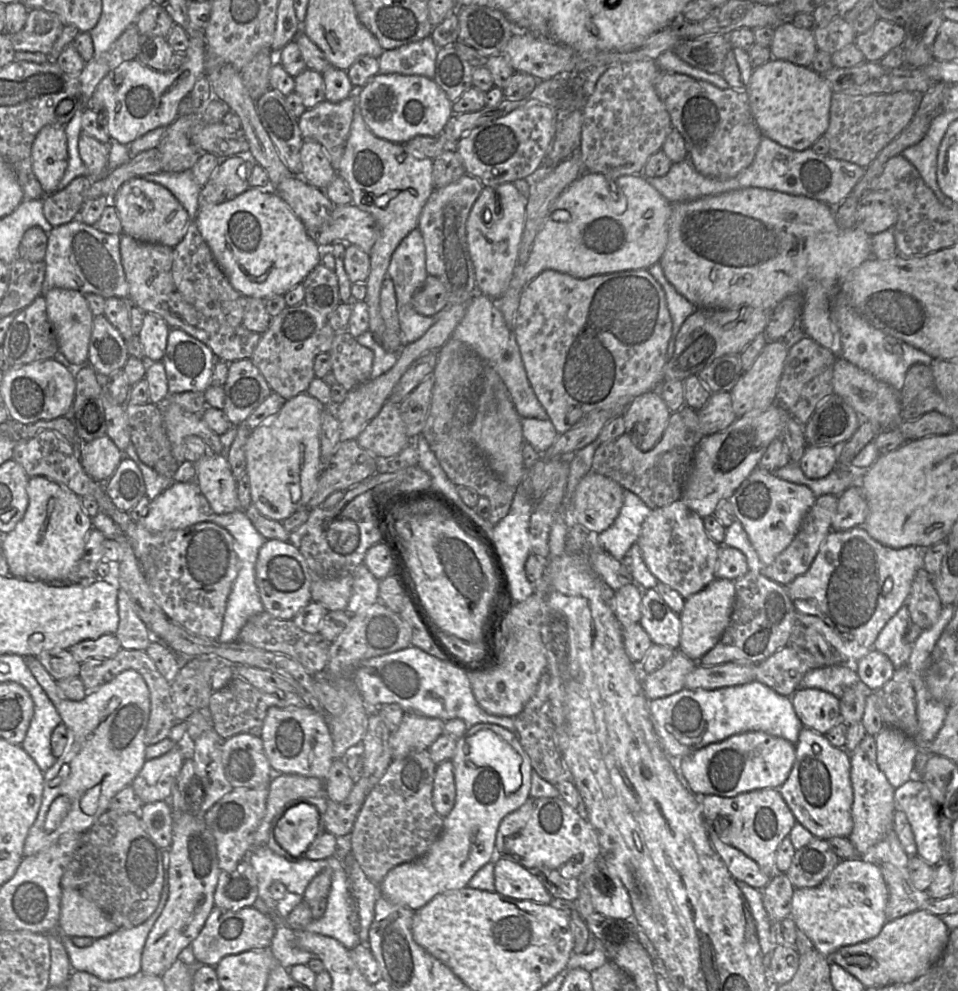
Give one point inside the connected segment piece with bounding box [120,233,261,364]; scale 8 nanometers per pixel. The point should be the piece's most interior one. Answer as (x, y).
(148, 266)

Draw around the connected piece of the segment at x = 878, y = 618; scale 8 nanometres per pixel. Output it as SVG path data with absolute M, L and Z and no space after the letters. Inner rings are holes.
M862 527L846 531L831 530L823 541L810 568L787 587L798 623L818 631L843 663L856 664L873 649L875 640L887 622L906 605L918 570L922 550L915 546L894 549L873 539Z

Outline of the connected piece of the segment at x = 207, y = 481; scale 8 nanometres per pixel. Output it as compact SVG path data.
M207 453L195 464L195 481L206 497L212 513L227 514L241 509L237 480L224 454Z

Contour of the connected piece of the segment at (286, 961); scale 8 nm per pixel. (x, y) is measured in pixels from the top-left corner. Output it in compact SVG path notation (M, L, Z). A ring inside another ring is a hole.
M271 912L268 915L276 926L269 949L283 967L289 969L294 965L307 965L312 958L317 958L314 953L302 950L296 945L296 931L285 923L284 918L279 918Z

